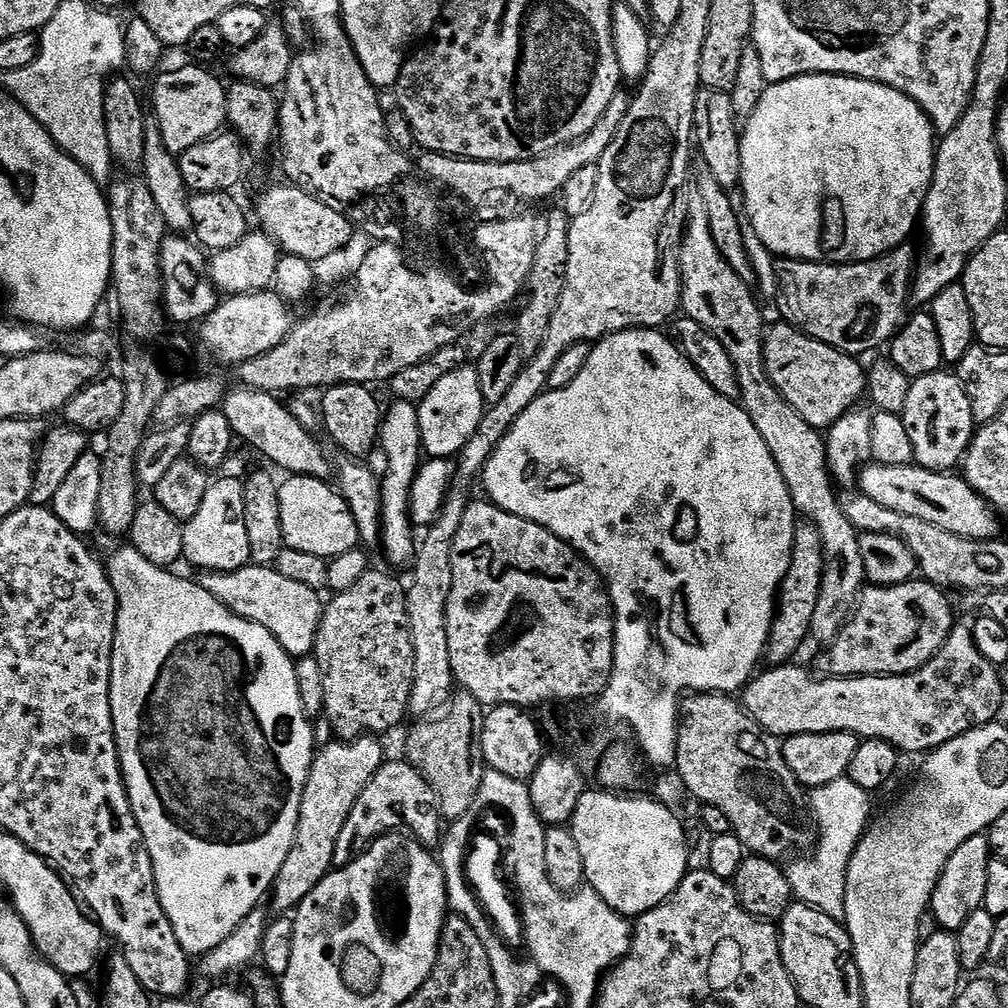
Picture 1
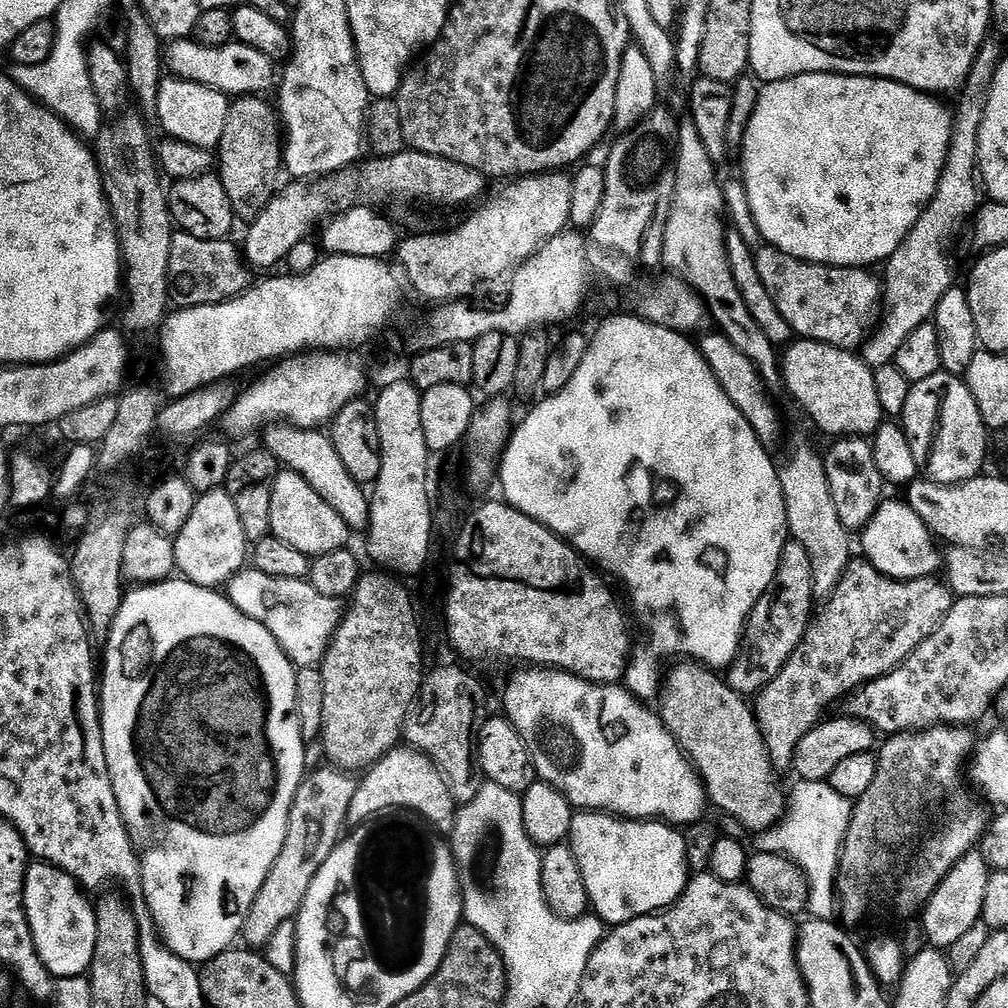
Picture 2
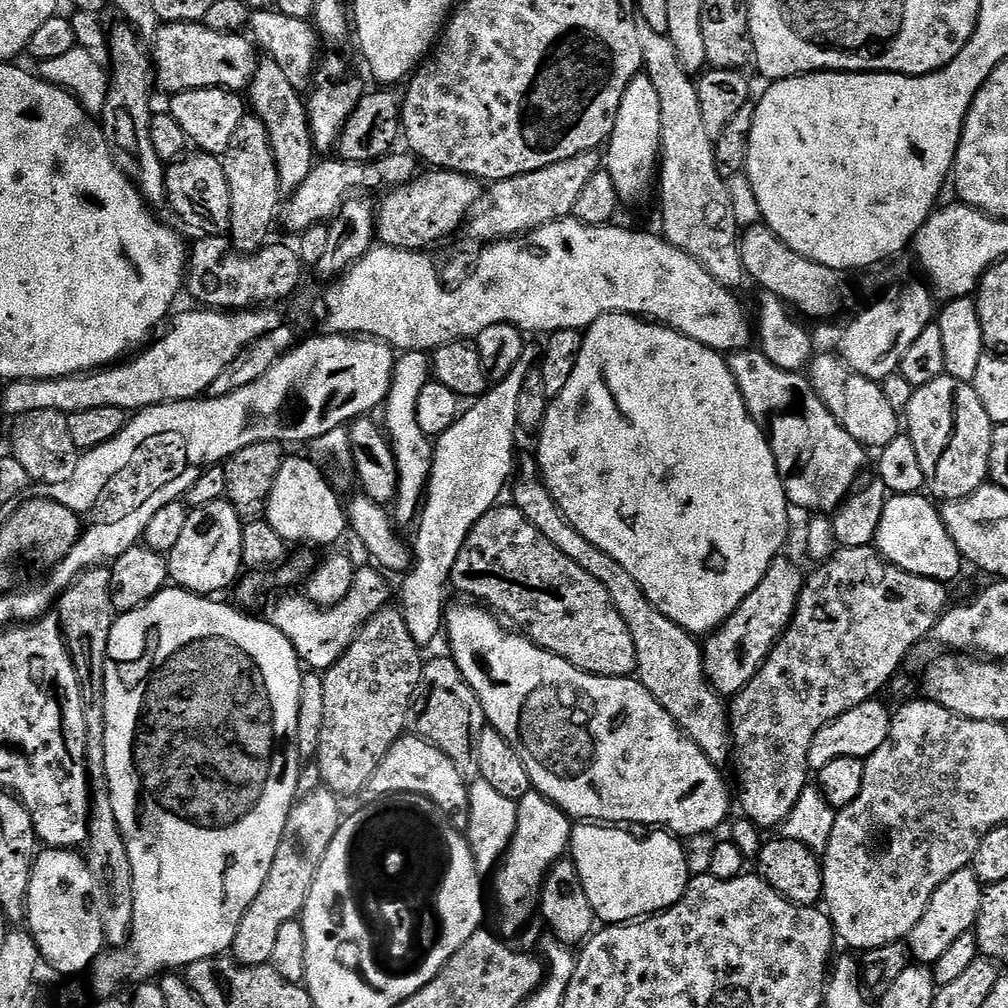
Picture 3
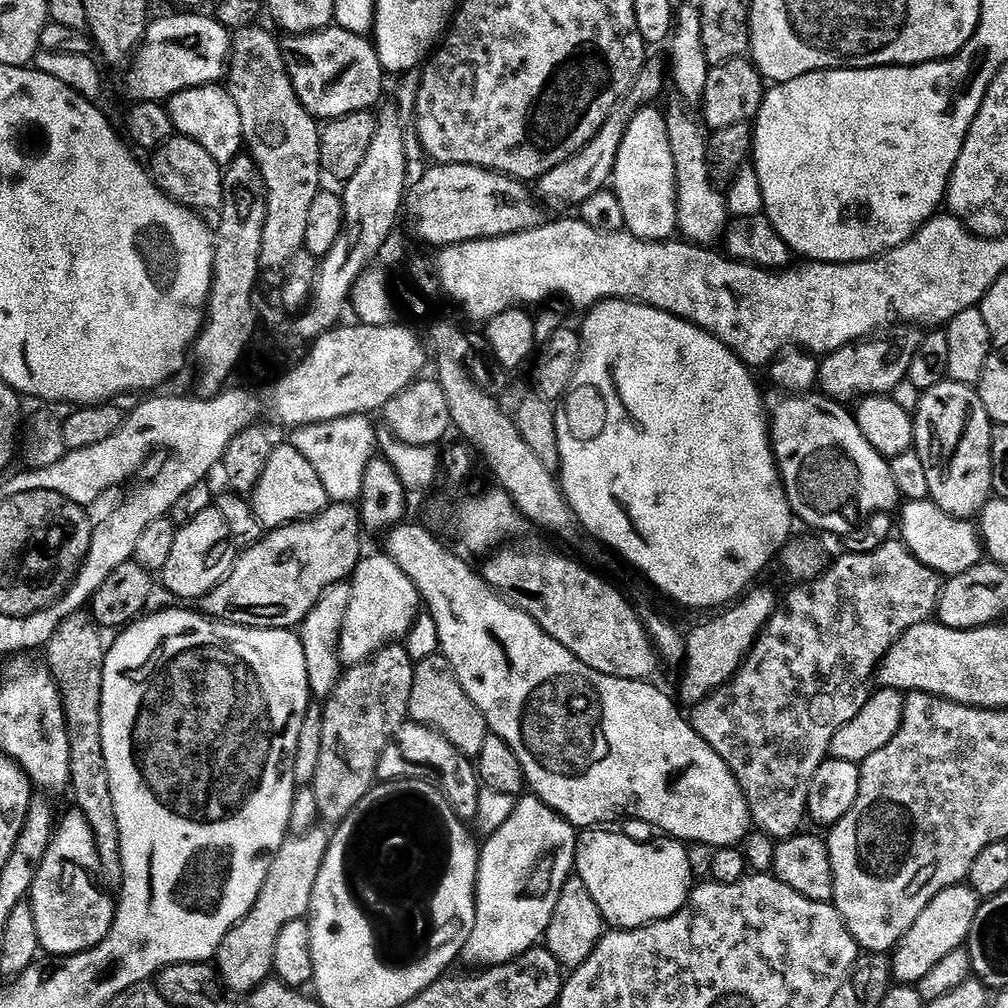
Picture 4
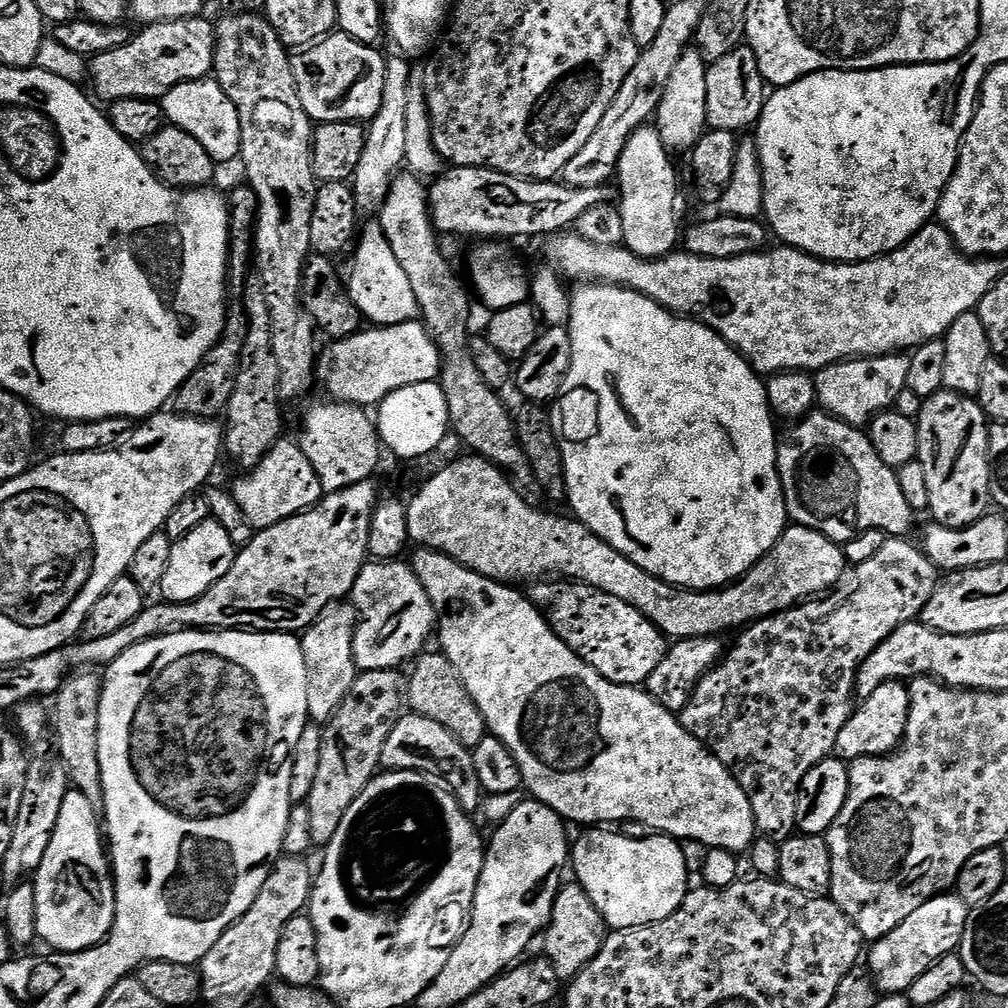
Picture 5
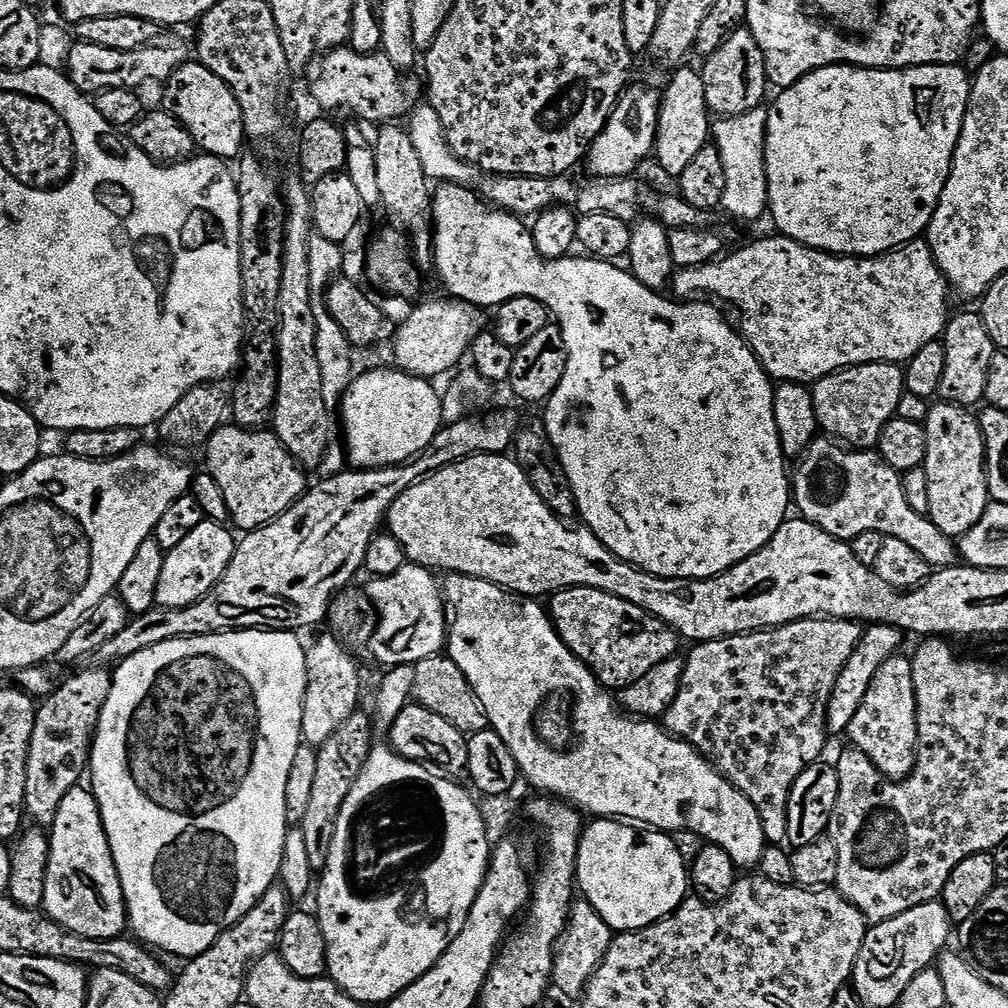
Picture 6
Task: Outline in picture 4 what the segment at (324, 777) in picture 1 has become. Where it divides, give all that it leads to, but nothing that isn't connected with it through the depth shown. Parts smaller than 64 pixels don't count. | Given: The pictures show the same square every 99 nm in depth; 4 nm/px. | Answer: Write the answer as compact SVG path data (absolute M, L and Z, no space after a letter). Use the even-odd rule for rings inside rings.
M324 826L297 831L282 842L278 854L274 854L270 862L266 882L262 882L262 890L254 906L228 931L220 944L214 964L221 981L233 993L251 994L262 981L273 975L274 942L278 938L278 930L286 926L286 922L302 920L309 915L314 882L318 882L318 870L322 870L330 843L329 829L321 827Z

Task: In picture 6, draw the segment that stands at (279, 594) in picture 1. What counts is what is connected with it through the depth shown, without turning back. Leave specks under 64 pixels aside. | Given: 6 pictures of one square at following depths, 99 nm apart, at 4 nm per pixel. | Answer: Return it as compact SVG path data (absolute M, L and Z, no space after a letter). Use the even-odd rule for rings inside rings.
M411 562L398 574L369 579L366 587L368 603L374 609L374 627L370 632L370 649L378 663L388 668L400 664L416 665L422 658L441 655L448 639L448 617L441 581L435 580L433 569Z

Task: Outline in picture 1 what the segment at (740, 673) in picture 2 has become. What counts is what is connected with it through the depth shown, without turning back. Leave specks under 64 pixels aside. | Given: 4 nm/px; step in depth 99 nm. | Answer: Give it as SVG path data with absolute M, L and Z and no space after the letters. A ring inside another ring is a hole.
M800 522L796 525L792 561L786 578L780 583L776 602L776 614L772 618L772 635L768 638L766 660L772 666L784 666L804 644L804 639L812 632L814 610L818 606L818 594L822 590L824 555L822 554L822 534L813 524Z

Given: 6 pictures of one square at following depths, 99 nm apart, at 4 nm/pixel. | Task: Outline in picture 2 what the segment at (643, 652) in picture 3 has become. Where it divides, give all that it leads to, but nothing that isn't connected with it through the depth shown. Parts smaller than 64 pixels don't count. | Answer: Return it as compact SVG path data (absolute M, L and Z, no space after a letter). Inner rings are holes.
M676 662L672 669L667 669L666 675L663 677L660 690L658 693L658 715L660 721L666 726L666 730L672 735L680 749L684 751L684 755L692 761L693 768L696 769L696 773L700 776L700 781L704 784L704 789L708 792L708 798L711 807L714 809L721 808L719 811L726 816L733 816L738 818L738 822L742 822L742 826L748 829L749 833L757 834L766 831L768 828L774 827L785 816L786 811L786 796L785 793L780 793L780 788L776 785L776 779L778 779L778 773L773 768L770 762L770 754L766 750L766 742L760 734L760 727L756 722L756 713L753 705L749 703L745 697L736 693L732 687L728 685L727 679L723 675L717 674L713 669L704 667L703 664L697 664L695 662Z

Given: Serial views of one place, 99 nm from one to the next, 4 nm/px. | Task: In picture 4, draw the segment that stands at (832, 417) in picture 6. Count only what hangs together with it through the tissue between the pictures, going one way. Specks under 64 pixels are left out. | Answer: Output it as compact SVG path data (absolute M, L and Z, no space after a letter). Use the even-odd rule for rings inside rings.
M868 338L857 344L848 344L836 352L827 353L820 360L818 388L829 398L856 396L863 398L873 394L890 394L898 382L908 374L908 356L900 348L895 348L888 340Z

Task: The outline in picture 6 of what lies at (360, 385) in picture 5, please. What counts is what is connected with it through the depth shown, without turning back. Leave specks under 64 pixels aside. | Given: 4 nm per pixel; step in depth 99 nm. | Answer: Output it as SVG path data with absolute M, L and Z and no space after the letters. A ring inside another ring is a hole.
M447 299L428 300L418 305L404 321L399 321L390 341L391 363L399 371L425 378L440 376L448 371L451 373L461 363L459 360L469 355L474 338L478 338L478 334L489 327L489 317L488 320L484 317L487 316L485 309L467 304L465 300Z

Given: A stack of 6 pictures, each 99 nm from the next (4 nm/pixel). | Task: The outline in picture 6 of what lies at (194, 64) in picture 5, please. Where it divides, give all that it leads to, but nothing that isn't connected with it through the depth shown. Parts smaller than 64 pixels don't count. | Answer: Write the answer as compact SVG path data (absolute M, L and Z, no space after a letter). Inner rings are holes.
M76 40L70 50L70 58L66 75L68 80L77 90L85 94L95 94L105 92L111 88L134 88L143 89L143 84L148 84L151 80L160 80L159 82L167 82L170 74L174 74L174 70L178 70L183 64L189 63L190 48L184 44L156 44L157 42L149 42L138 50L109 50L106 46L94 46L85 40Z

